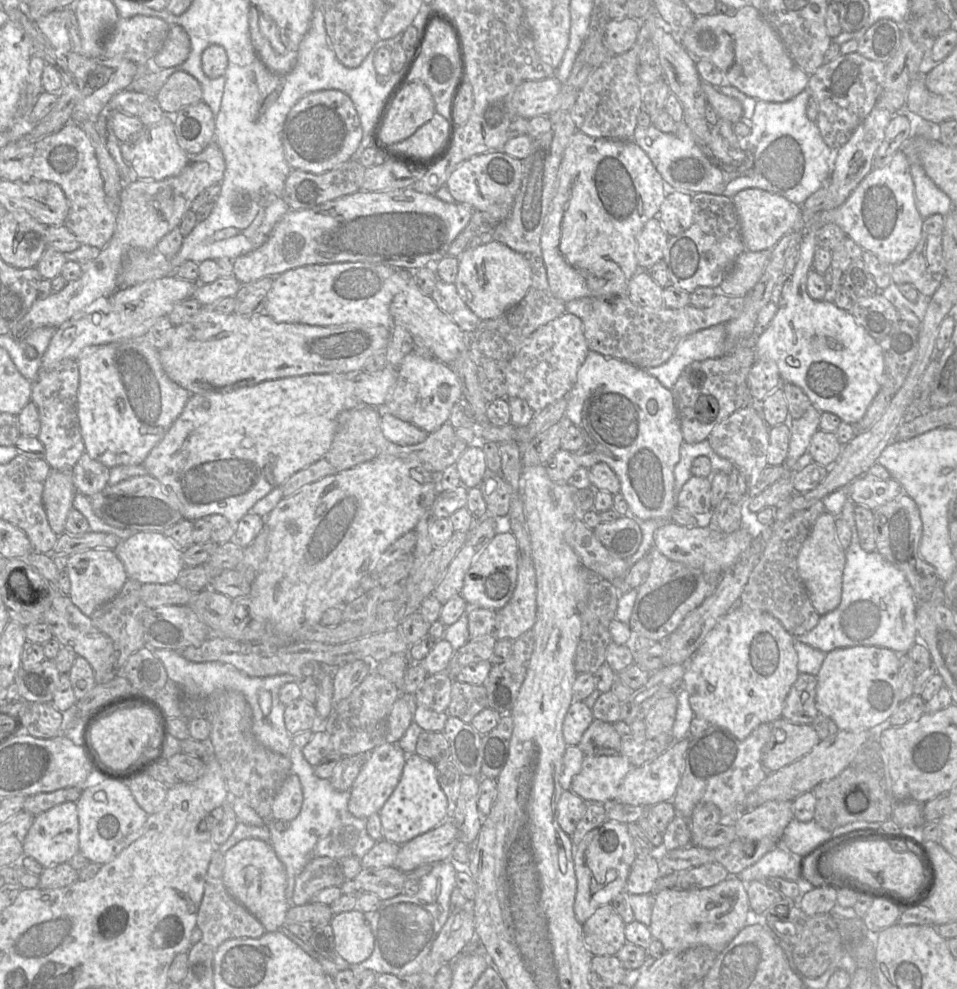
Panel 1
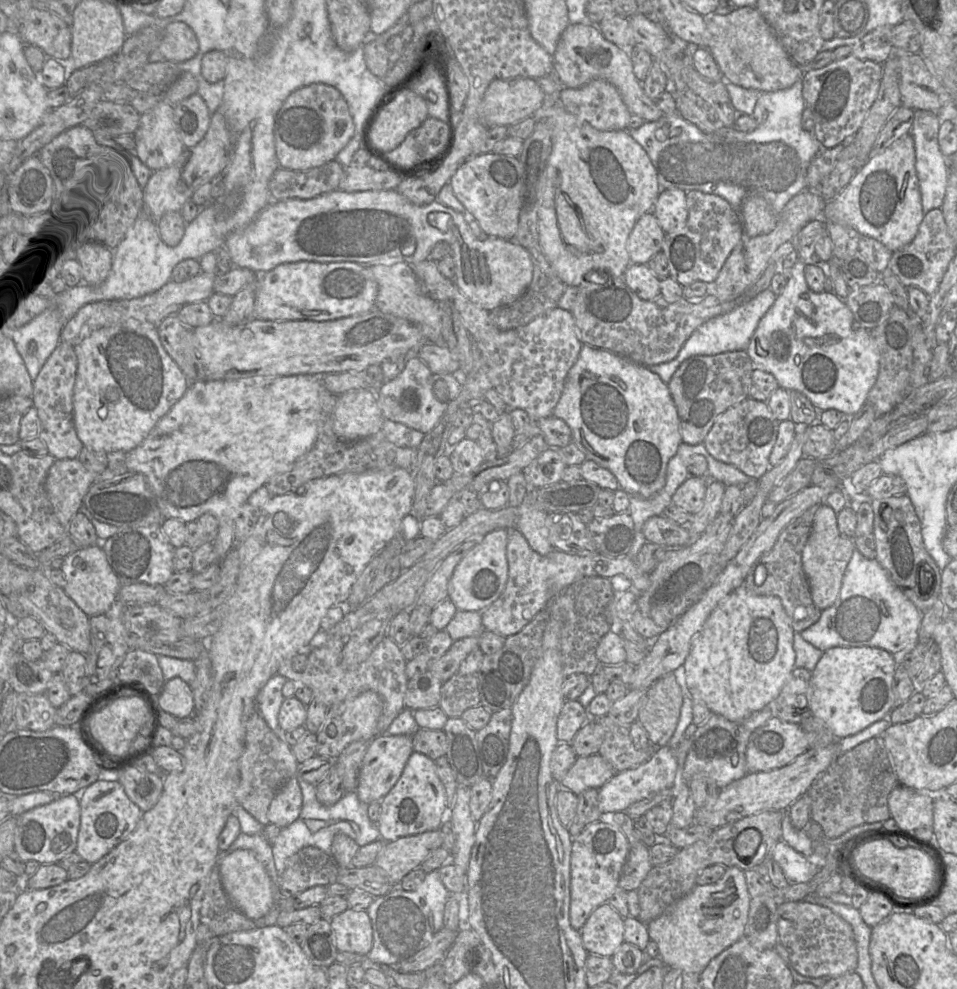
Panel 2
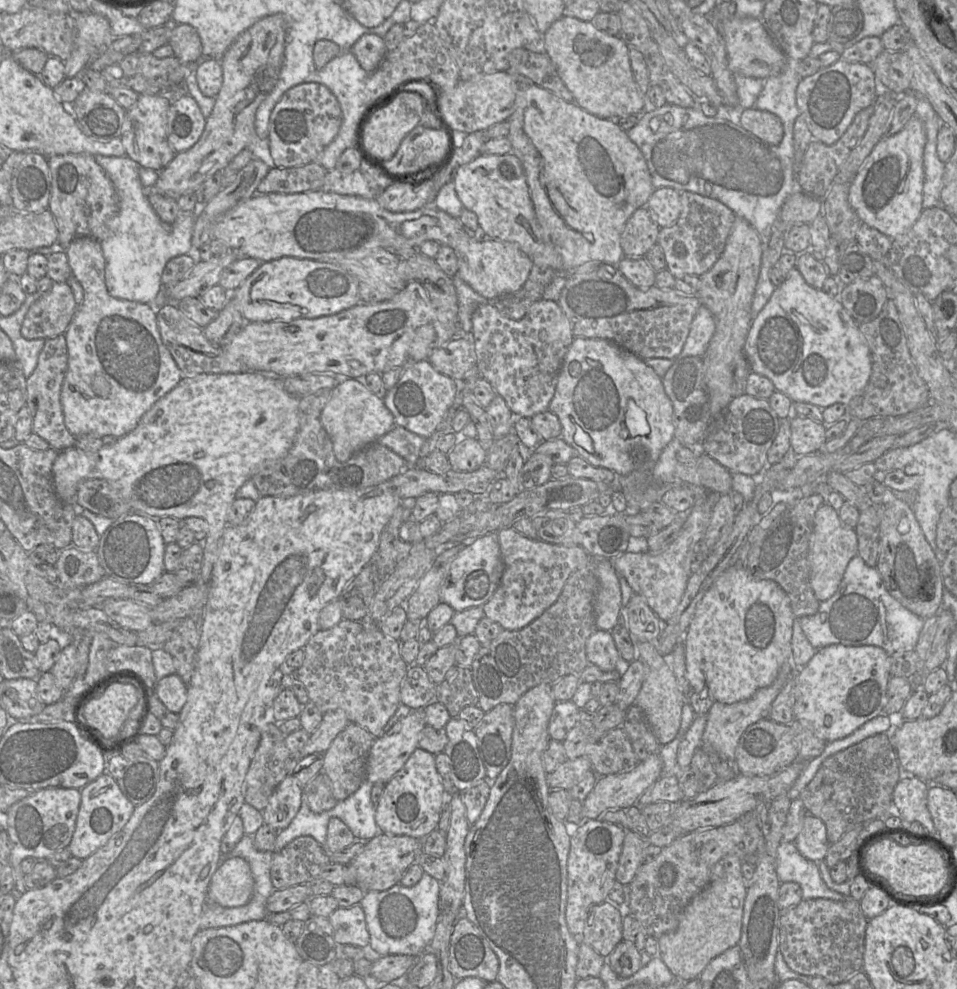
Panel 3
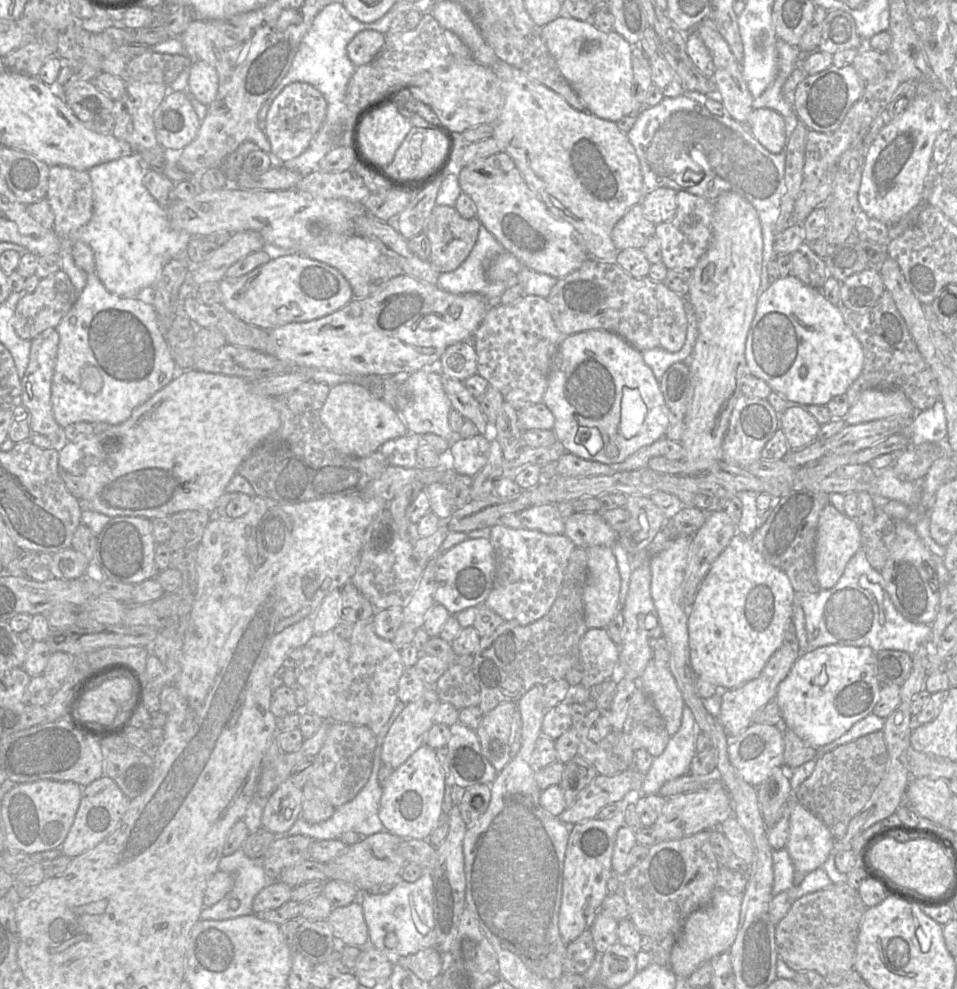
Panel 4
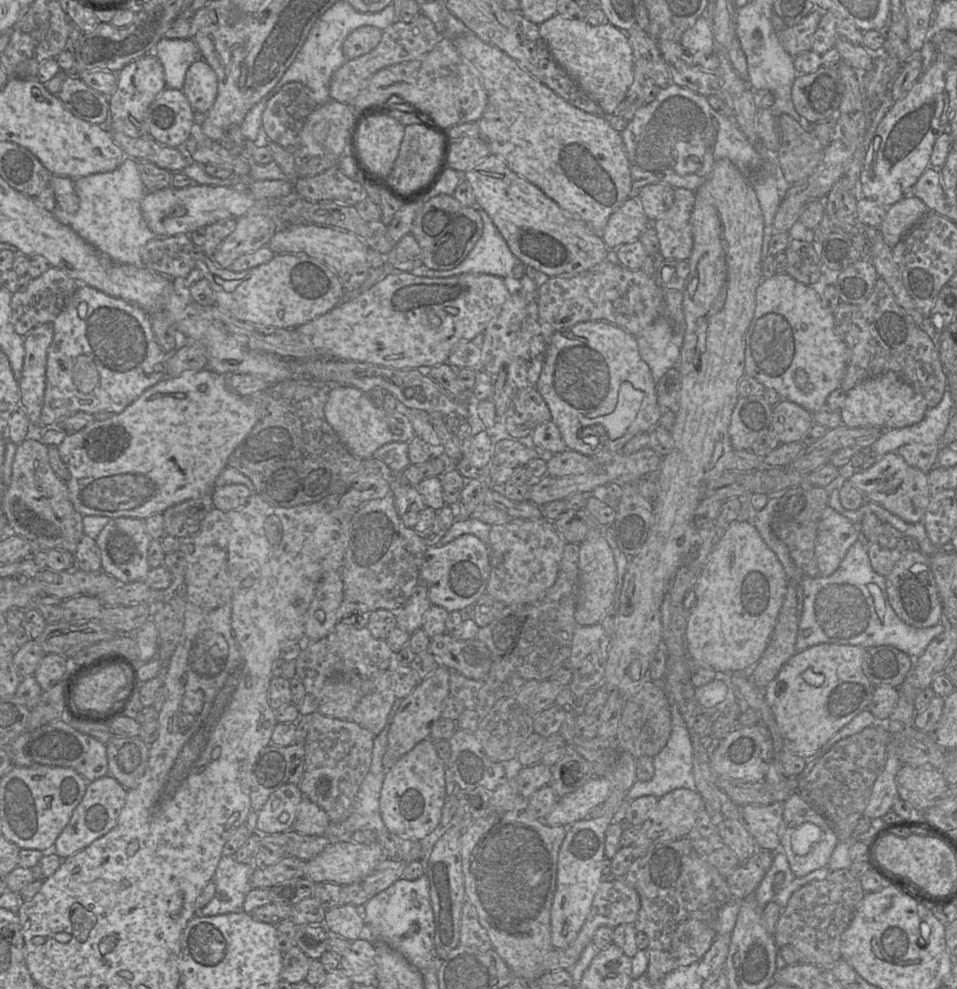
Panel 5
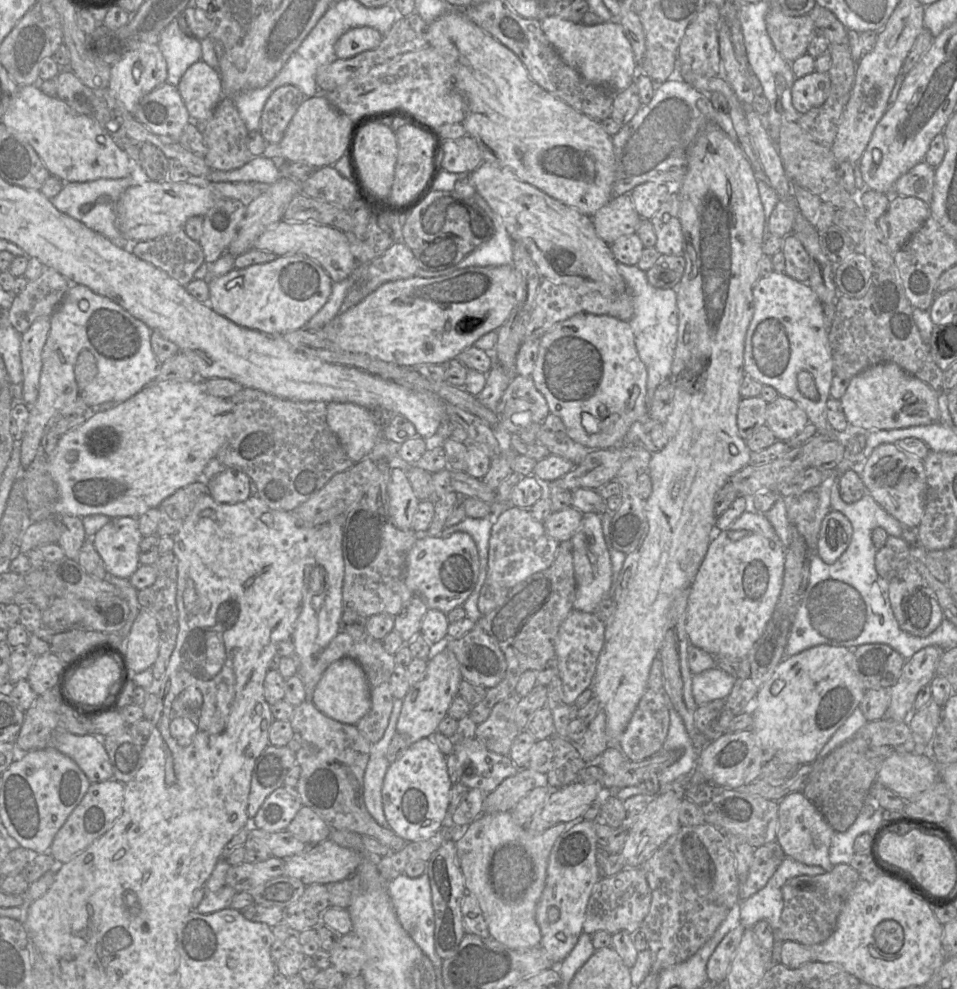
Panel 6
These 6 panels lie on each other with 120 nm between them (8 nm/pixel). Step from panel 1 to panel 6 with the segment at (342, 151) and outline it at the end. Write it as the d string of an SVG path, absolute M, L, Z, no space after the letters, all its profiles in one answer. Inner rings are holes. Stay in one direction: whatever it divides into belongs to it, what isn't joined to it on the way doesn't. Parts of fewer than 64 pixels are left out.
M283 85L275 89L261 115L260 132L267 143L279 143L296 113L305 100L305 95L294 85Z

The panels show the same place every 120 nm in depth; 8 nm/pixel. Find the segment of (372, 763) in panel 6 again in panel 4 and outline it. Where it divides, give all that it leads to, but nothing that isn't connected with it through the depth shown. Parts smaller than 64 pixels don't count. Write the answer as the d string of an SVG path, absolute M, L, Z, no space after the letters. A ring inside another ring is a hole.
M398 700L389 720L383 726L379 734L377 734L377 746L374 751L372 772L367 783L358 792L358 794L349 802L335 808L334 813L327 820L321 823L311 824L308 823L302 816L300 816L286 834L279 836L305 835L312 838L313 840L331 840L340 839L343 833L349 831L358 833L361 837L367 837L378 832L387 831L378 816L380 800L382 796L382 787L378 781L378 772L381 765L383 764L381 761L381 746L389 728L396 720L398 715L403 711L405 705L405 703Z

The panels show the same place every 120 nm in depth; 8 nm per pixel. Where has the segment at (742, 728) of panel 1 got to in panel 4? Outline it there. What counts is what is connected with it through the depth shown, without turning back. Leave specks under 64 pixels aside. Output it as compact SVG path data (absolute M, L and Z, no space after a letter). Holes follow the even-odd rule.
M736 533L712 563L688 610L688 644L691 667L698 678L734 689L757 678L771 655L781 646L794 609L794 590L787 575L765 562L750 541Z

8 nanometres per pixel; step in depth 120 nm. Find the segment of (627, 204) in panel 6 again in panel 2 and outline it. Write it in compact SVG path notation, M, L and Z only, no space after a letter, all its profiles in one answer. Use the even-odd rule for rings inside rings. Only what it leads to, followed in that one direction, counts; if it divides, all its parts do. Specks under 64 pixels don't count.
M650 211L635 223L627 240L626 248L632 264L647 264L662 251L665 233L655 215Z

